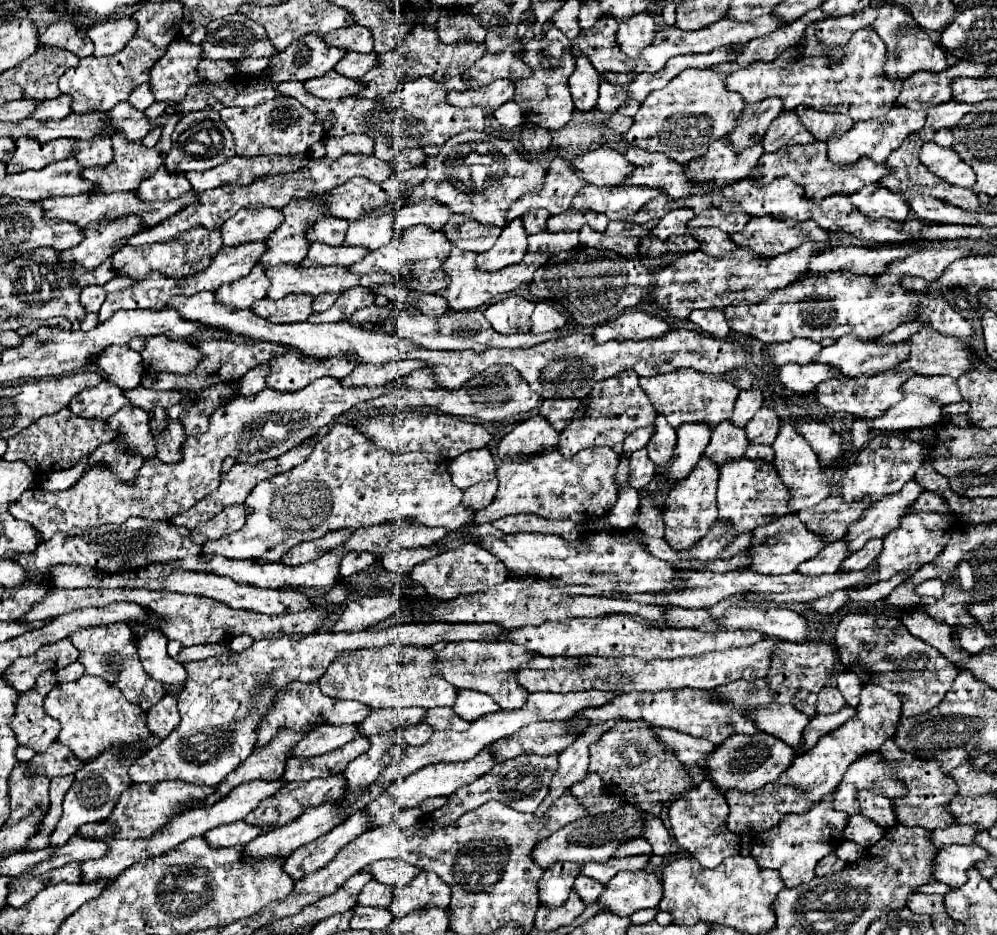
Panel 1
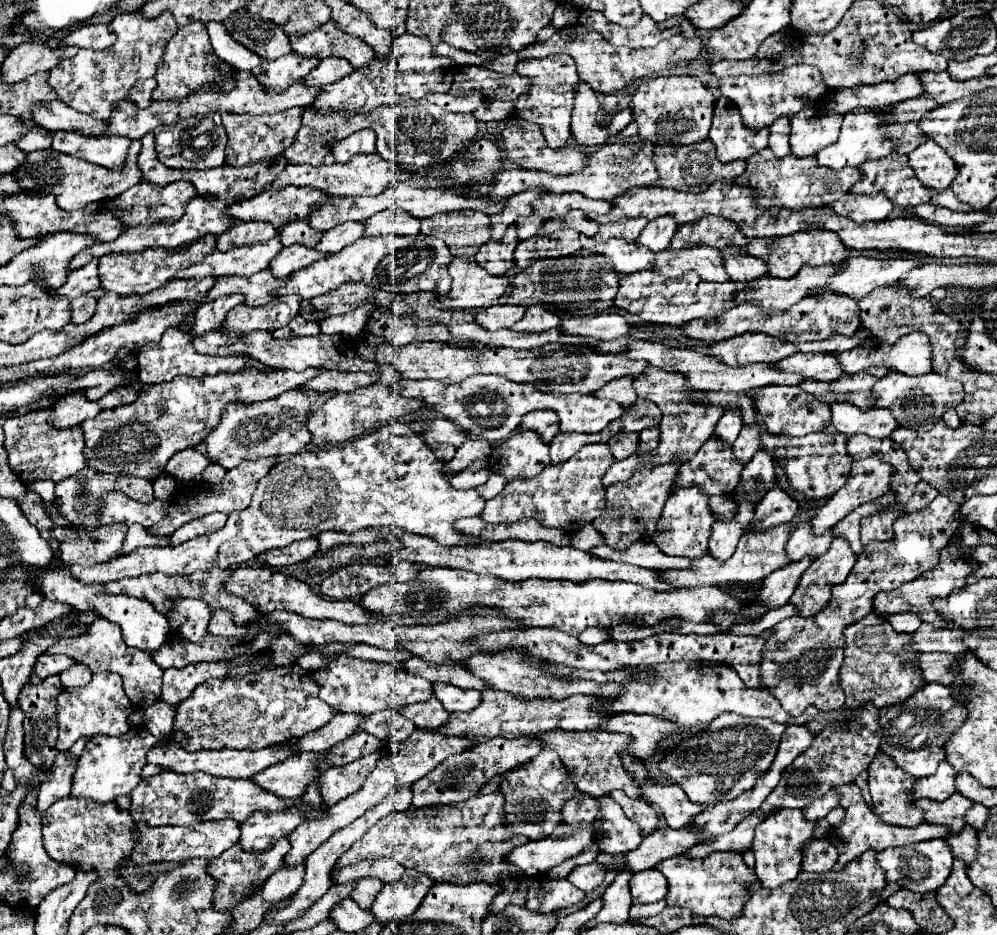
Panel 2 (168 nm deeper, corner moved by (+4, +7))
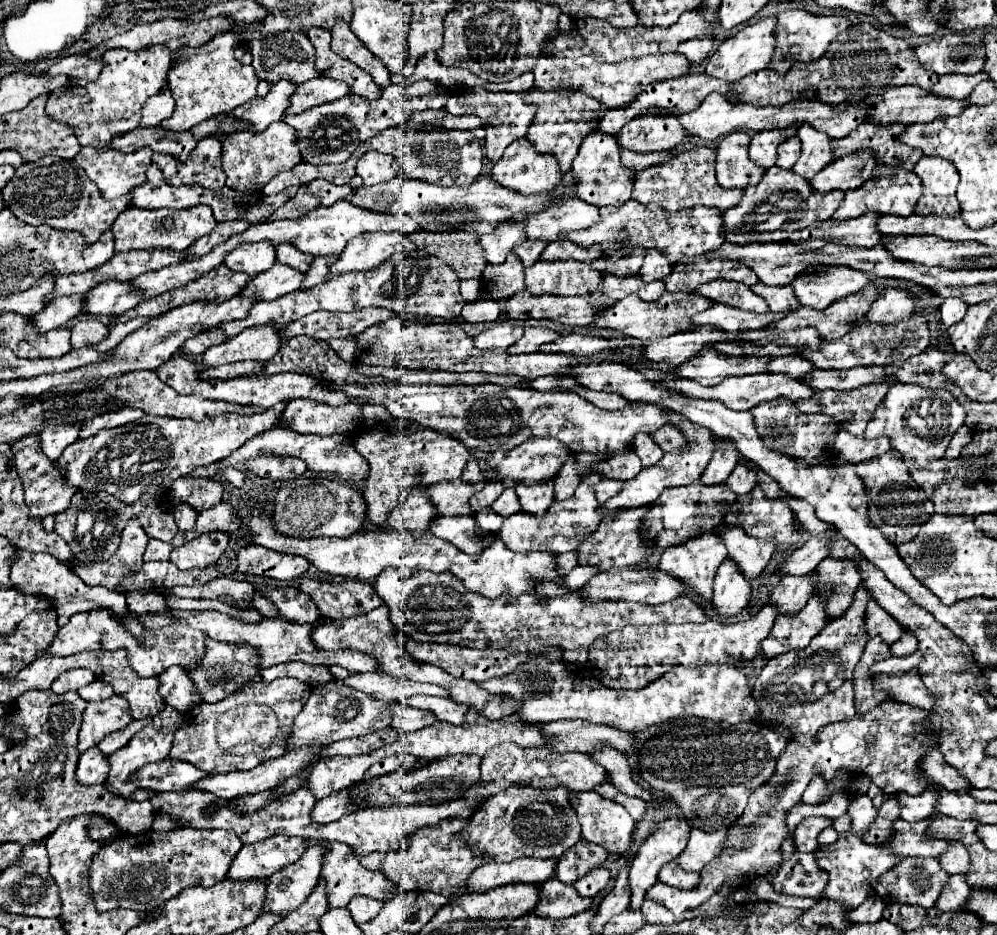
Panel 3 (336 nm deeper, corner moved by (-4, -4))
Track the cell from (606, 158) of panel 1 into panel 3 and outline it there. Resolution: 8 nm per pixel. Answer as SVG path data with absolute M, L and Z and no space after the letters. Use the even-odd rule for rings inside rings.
M523 138L515 140L503 154L503 158L491 168L491 180L513 190L519 194L541 194L541 192L551 192L559 184L559 166L557 160L549 154L539 154L533 150L533 144Z

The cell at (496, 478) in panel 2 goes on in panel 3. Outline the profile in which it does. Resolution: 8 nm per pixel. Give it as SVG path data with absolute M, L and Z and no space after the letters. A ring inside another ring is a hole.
M513 488L503 490L503 494L495 500L495 504L491 506L491 510L493 510L495 514L503 516L503 518L519 512L519 510L521 510L521 504L519 504L519 498L517 498L515 490L513 490Z

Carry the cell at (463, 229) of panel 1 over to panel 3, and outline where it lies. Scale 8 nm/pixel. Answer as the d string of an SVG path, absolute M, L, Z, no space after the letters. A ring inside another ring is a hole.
M464 230L447 232L418 231L409 234L411 242L423 243L421 249L449 264L459 280L481 278L485 264L477 246L477 234Z

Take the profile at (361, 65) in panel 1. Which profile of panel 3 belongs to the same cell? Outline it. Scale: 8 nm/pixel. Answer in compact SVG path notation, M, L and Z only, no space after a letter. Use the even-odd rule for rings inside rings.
M323 76L309 80L307 84L299 84L297 90L291 94L291 106L287 108L287 114L301 114L303 110L335 102L343 96L347 96L347 86L339 84L337 80L323 80Z

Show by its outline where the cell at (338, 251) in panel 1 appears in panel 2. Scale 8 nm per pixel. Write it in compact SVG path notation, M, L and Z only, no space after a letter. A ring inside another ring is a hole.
M289 245L283 249L283 253L279 253L279 257L275 257L275 261L271 261L269 269L275 277L287 277L289 273L295 273L319 259L325 259L325 255L327 253L321 253L305 245Z

